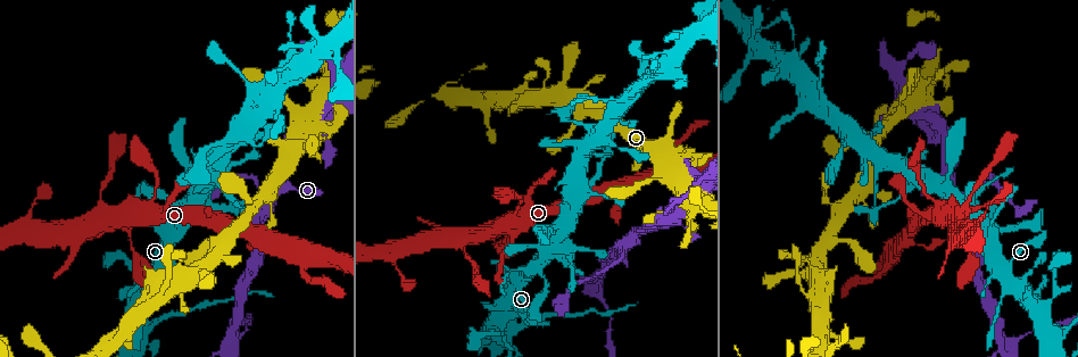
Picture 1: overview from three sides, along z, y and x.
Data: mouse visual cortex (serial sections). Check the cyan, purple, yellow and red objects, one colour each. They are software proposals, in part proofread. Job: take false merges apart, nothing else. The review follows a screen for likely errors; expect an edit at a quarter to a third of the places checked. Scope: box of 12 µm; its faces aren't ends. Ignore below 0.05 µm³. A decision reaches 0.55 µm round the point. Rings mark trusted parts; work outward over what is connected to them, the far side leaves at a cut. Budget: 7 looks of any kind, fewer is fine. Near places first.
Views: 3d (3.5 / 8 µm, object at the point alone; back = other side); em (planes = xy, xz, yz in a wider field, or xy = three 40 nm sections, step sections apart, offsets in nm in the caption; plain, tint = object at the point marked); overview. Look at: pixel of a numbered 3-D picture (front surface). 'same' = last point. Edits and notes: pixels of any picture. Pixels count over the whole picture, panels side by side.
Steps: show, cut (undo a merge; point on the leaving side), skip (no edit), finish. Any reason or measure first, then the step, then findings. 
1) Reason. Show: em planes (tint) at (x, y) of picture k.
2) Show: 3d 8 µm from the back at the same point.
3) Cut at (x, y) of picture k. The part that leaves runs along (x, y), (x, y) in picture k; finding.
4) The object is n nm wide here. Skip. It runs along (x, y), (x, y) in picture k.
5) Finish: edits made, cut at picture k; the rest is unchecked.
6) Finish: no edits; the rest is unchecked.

Show: 3d 3.5 µm at (692, 30) of picture 1.

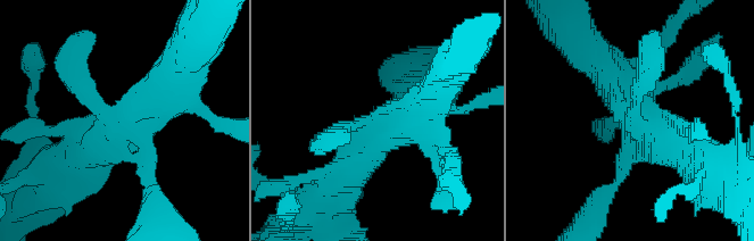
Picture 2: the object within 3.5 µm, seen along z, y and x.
Show: em xy step 2 (tint) at (383, 129) of picture 2.

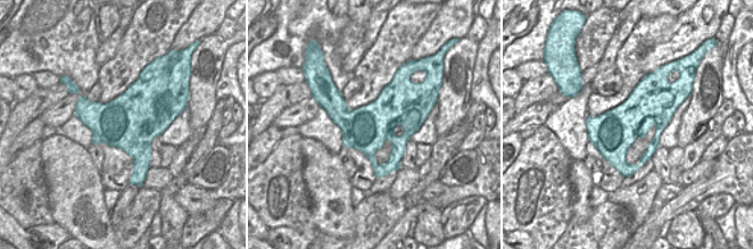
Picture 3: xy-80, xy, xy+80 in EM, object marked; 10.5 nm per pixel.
Another direction. Show: em xy step 3 (tint) at the same point.

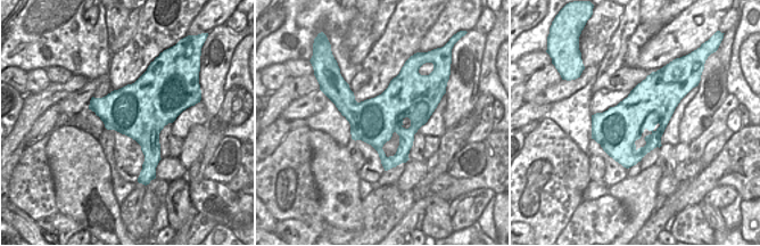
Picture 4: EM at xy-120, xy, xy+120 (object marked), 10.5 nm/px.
Skip. It runs along (86, 154), (132, 122), (181, 73) in picture 2; all the same cell.

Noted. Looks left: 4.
Sudden change in width. Show: 3d 3.5 µm at (514, 238) of picture 1.

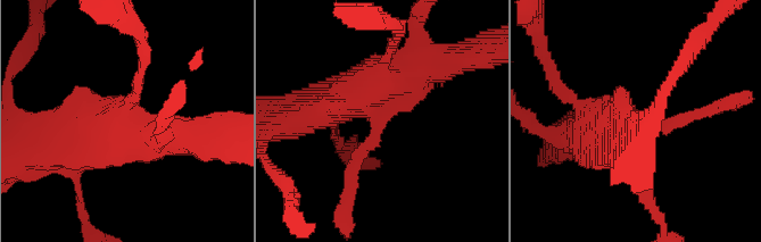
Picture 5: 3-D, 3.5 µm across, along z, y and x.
Shape alone is not enough. Show: em xy step 2 (tint) at (379, 118) of picture 5.

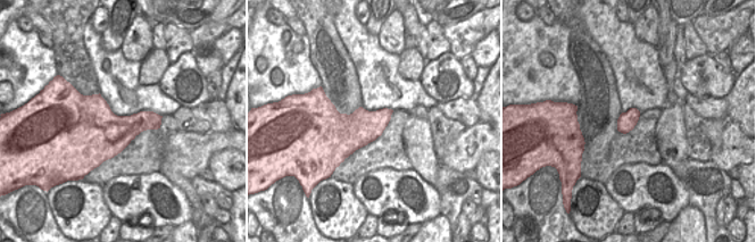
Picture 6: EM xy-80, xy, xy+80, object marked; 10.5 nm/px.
Skip. It runs along (408, 74), (353, 181) in picture 5; continuous, no second cell.

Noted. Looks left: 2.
Four or more arms meet. Show: 3d 3.5 µm from the back at (509, 332) of picture 1.

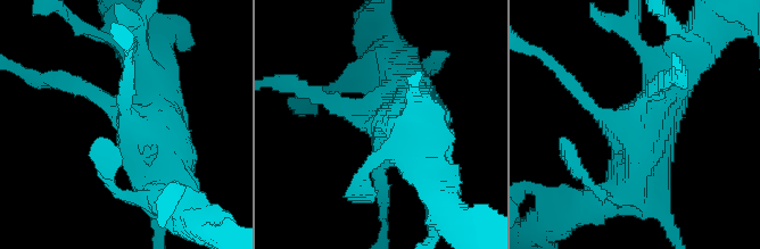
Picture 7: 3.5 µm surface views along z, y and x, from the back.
4 arms meet here; the arms are 200, 200, 600, 600 nm wide. Show: em xy step 5 (tint) at (636, 120) of picture 7.

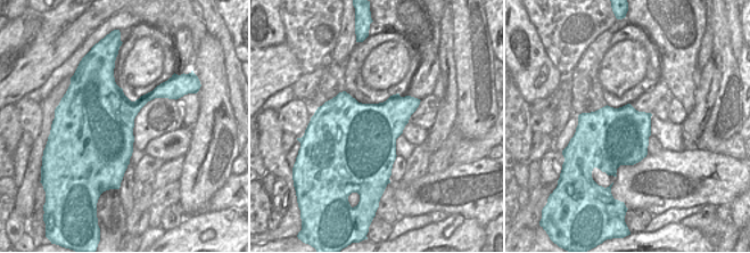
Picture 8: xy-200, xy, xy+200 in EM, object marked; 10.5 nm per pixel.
Cut at (58, 80) of picture 7. The part that leaves runs along (94, 94), (29, 73) in picture 7; a second cell is stuck on.

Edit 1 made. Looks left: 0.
Finish: edits made, cut at picture 7; the rest is unchecked.

